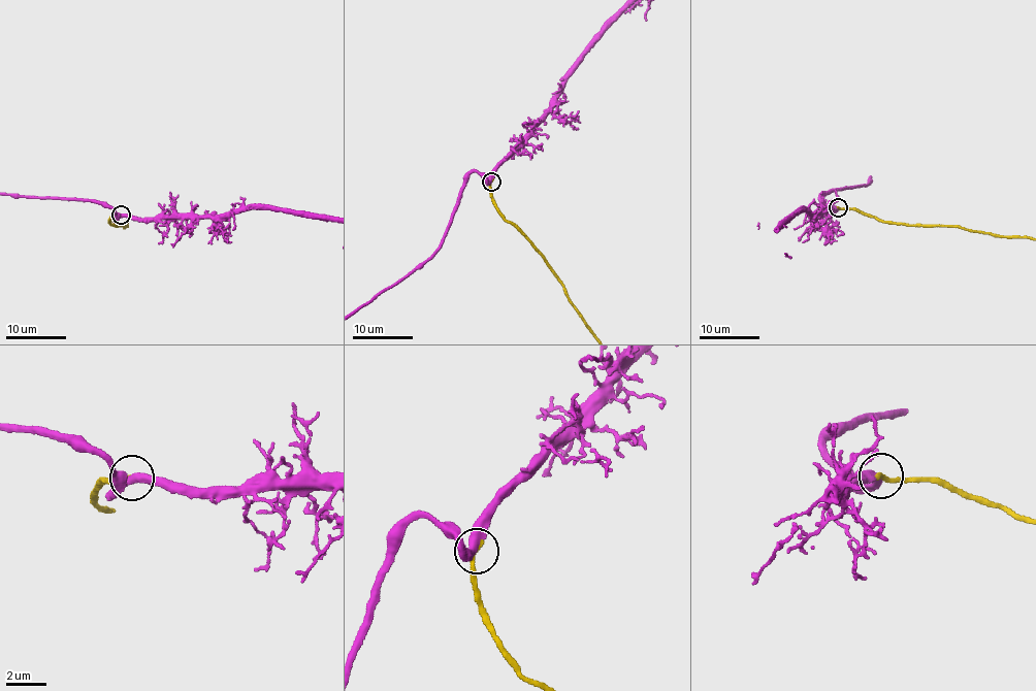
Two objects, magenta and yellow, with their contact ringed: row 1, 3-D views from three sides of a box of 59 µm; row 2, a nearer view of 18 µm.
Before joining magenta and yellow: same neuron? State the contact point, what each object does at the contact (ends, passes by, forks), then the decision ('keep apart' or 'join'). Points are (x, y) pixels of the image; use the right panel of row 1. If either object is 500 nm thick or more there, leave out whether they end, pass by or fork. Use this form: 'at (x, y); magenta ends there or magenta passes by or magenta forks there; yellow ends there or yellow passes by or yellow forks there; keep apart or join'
at (838, 207); magenta passes by; yellow ends there; join

